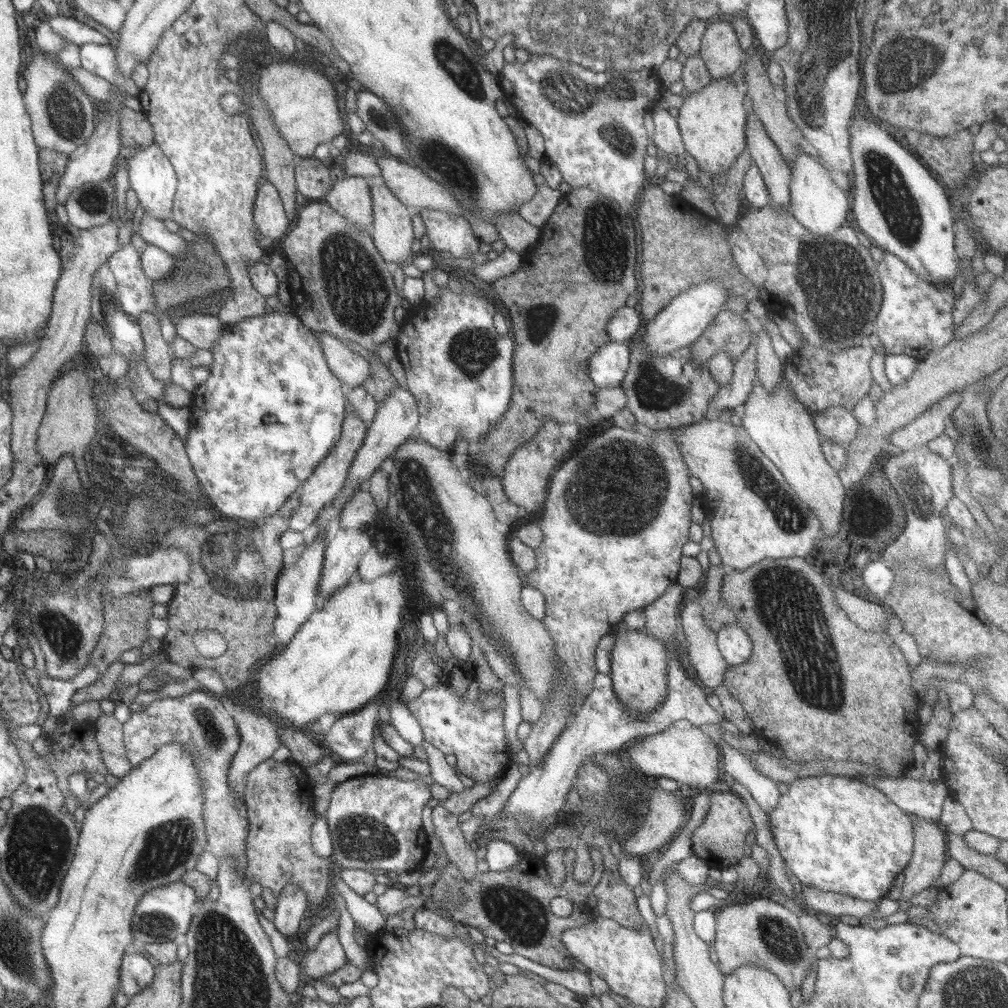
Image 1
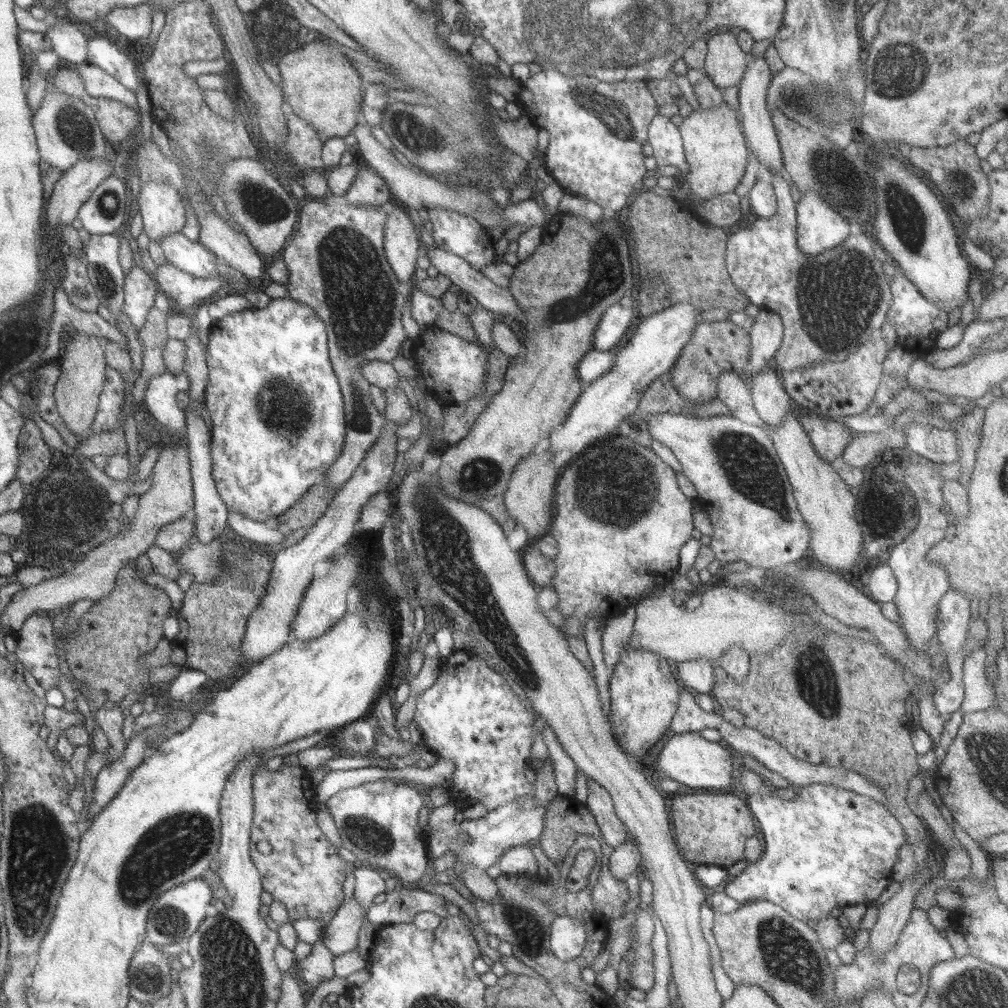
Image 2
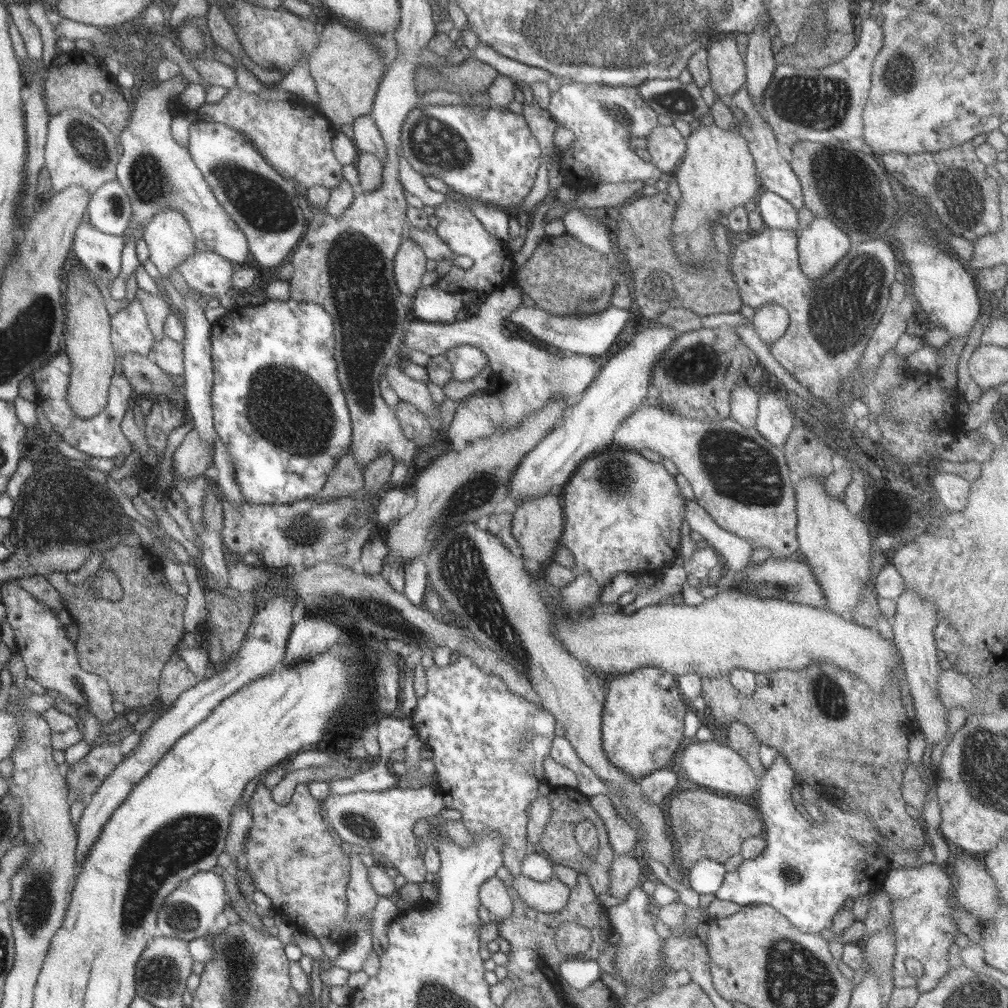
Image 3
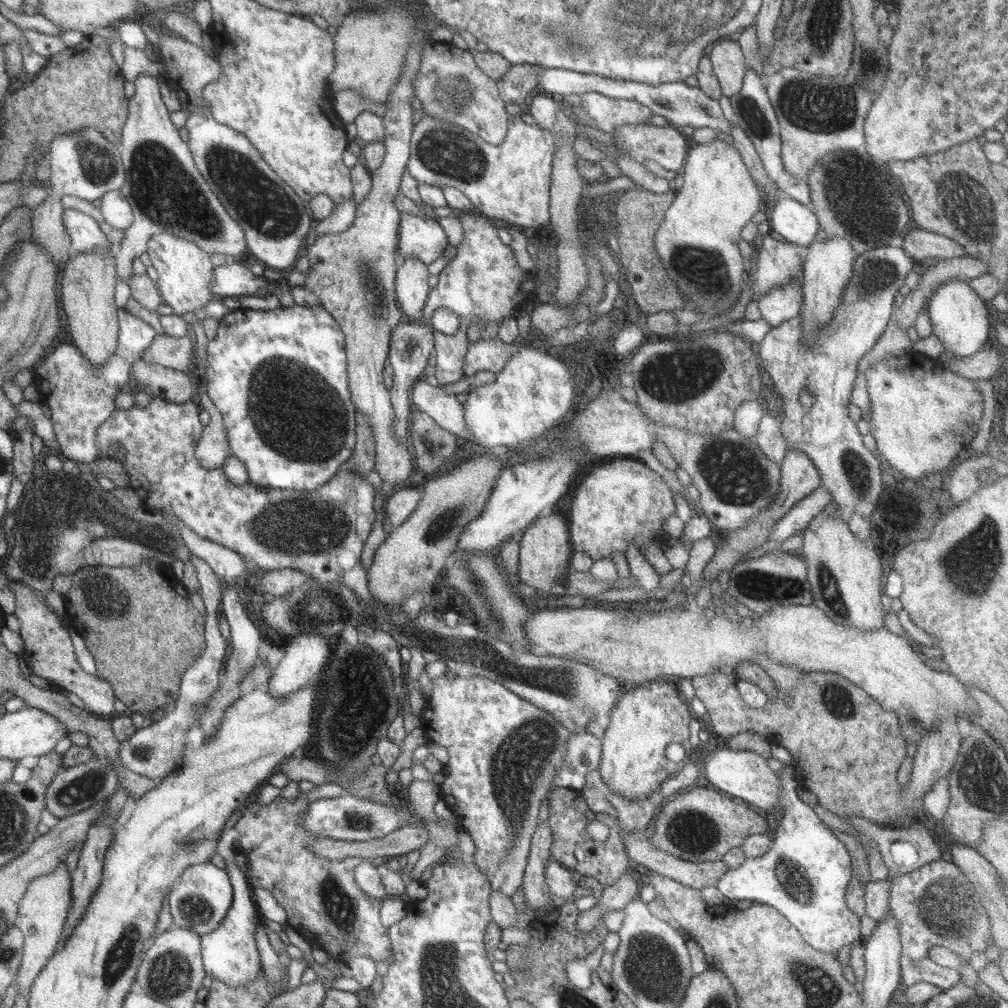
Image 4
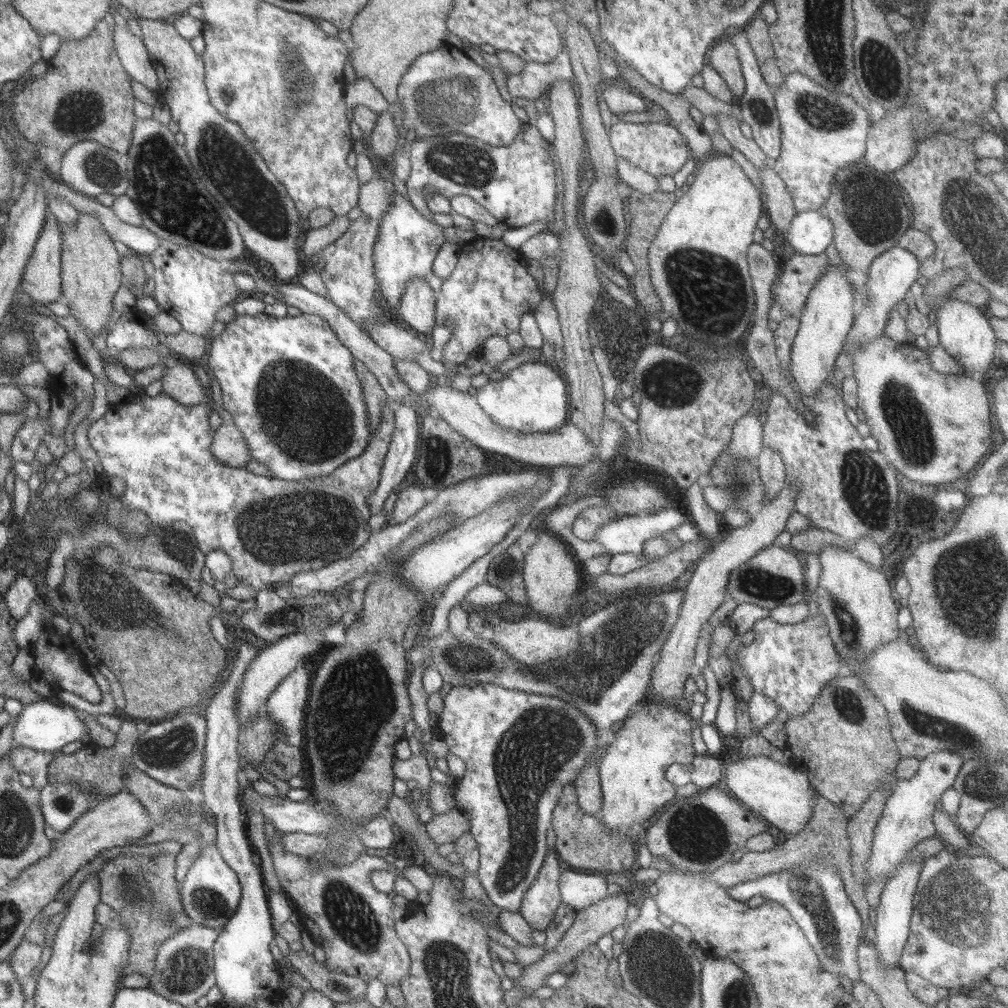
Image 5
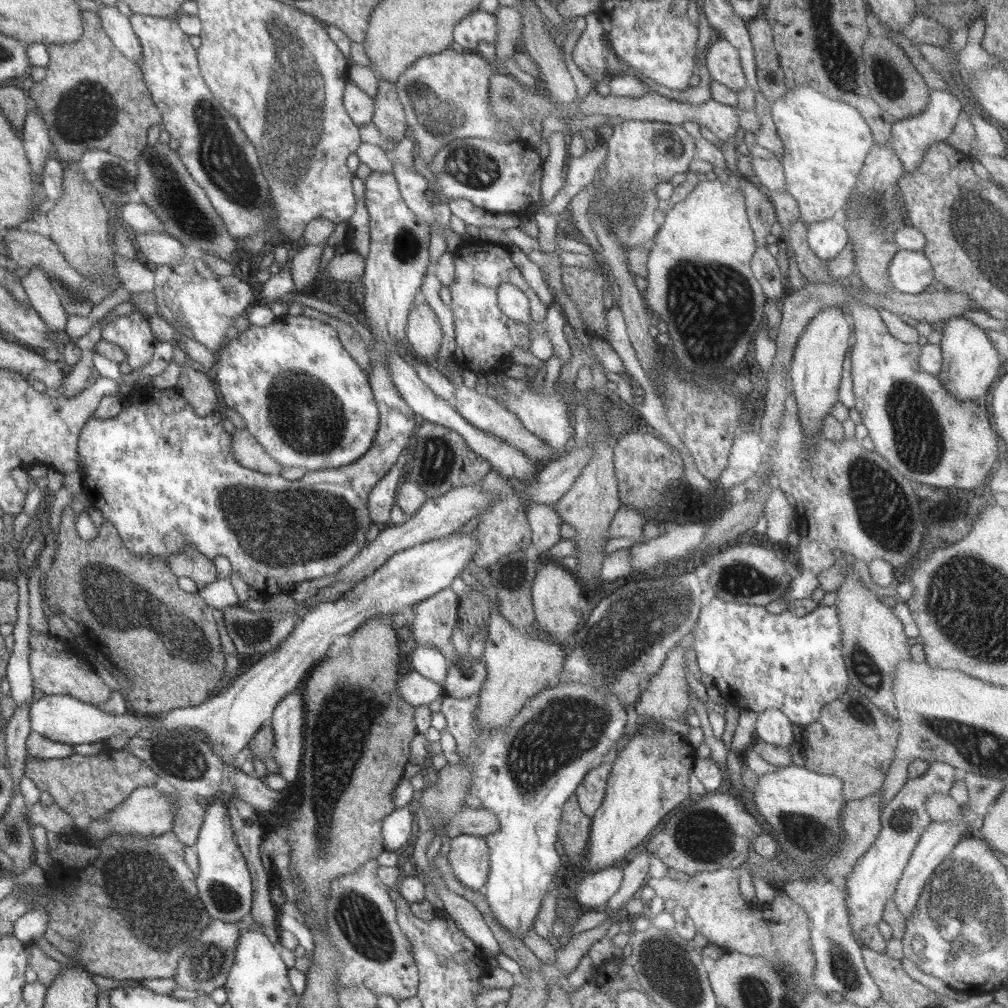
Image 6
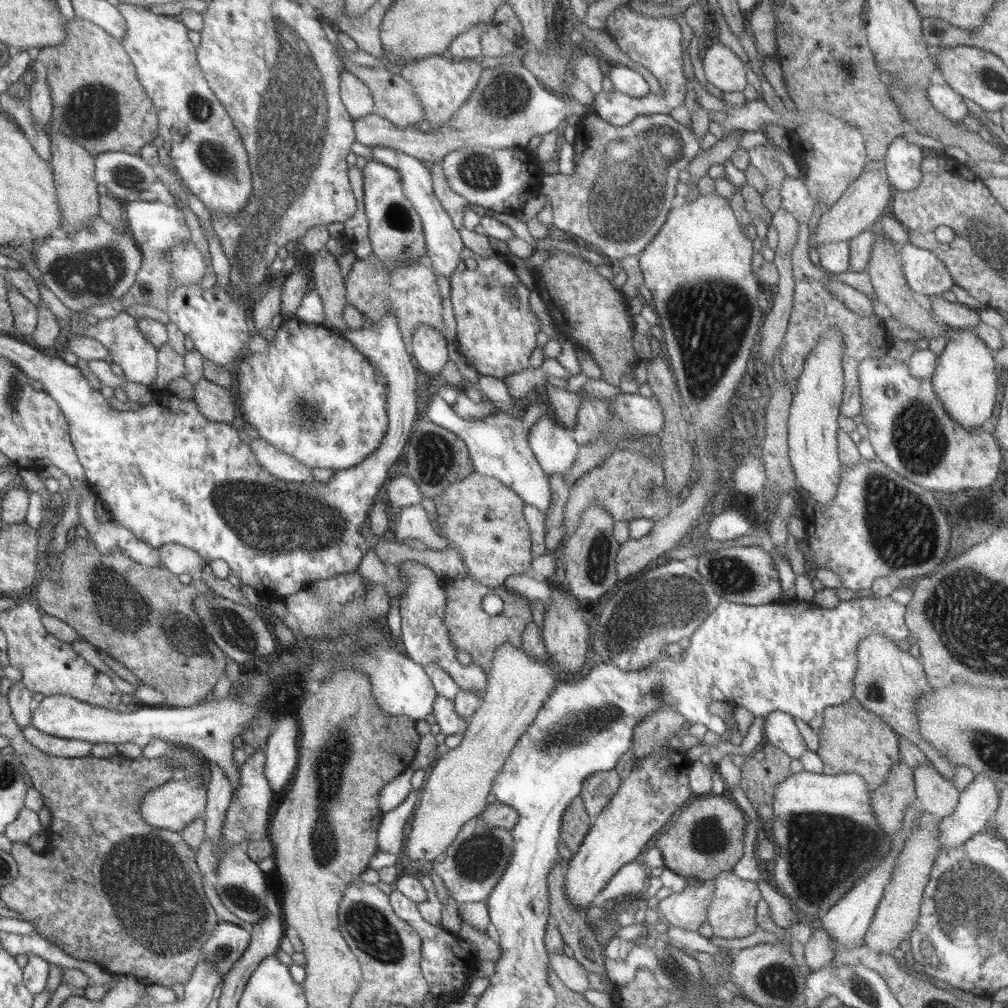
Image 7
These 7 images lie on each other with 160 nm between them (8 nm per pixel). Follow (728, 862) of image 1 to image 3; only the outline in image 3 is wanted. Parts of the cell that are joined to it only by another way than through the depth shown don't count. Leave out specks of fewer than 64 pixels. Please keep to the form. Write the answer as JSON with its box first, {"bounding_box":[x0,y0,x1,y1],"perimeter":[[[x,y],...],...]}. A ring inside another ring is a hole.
{"bounding_box":[664,789,765,869],"perimeter":[[[710,789],[675,792],[664,804],[668,833],[674,840],[674,854],[684,869],[694,866],[701,858],[724,864],[730,856],[741,851],[742,843],[750,837],[764,835],[765,824],[757,808],[745,799],[718,796]]]}

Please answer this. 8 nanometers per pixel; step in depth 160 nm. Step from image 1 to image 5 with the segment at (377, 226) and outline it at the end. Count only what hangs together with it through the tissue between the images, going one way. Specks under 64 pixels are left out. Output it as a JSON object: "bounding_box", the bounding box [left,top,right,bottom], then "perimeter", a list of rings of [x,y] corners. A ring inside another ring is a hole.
{"bounding_box":[396,277,438,338],"perimeter":[[[414,277],[410,280],[396,310],[399,319],[425,338],[430,337],[438,324],[434,316],[436,292],[430,288],[427,279],[428,277]]]}

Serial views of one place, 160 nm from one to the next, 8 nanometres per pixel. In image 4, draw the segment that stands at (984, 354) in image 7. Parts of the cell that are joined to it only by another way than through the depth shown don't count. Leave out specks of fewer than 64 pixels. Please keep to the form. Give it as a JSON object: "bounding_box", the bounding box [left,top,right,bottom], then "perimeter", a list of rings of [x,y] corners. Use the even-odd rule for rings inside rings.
{"bounding_box":[926,280,990,356],"perimeter":[[[949,280],[941,284],[932,294],[926,308],[932,321],[933,334],[942,342],[943,347],[955,356],[972,356],[983,350],[990,326],[988,310],[984,301],[963,280]]]}

